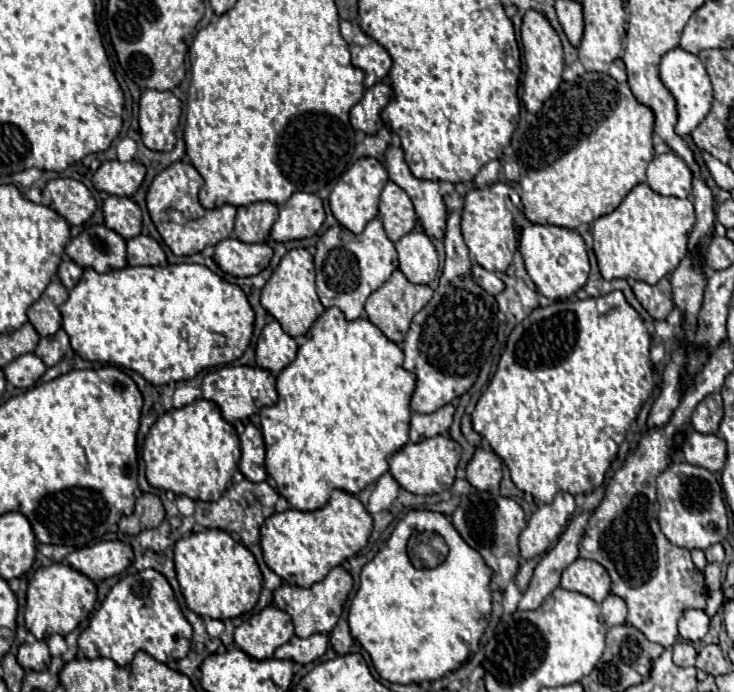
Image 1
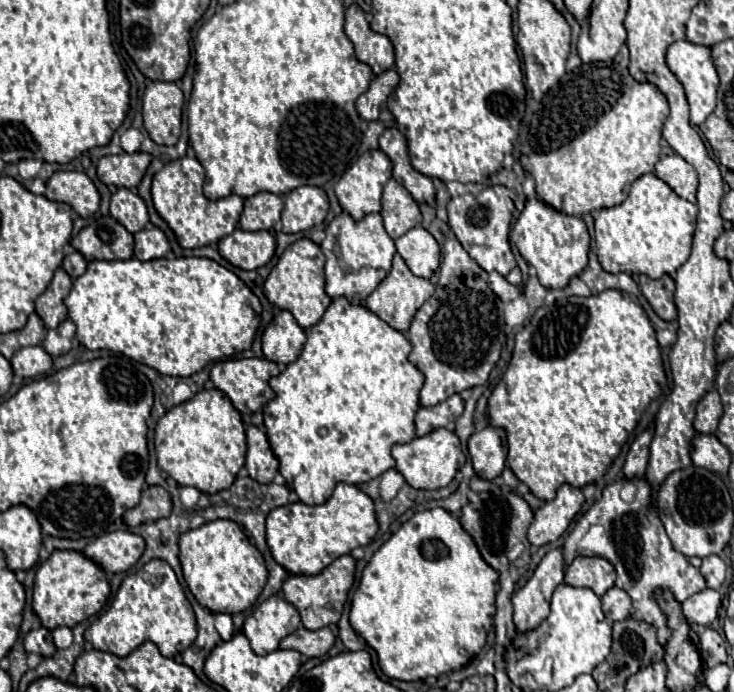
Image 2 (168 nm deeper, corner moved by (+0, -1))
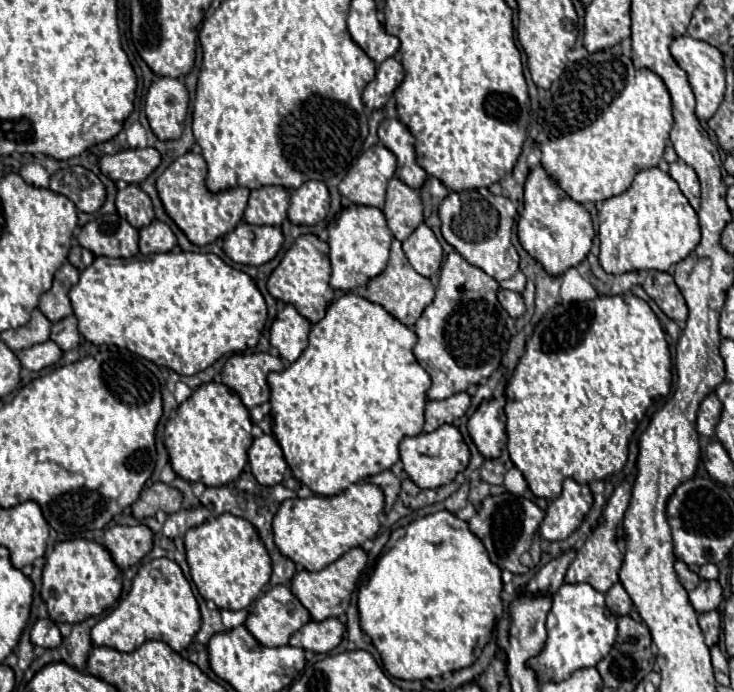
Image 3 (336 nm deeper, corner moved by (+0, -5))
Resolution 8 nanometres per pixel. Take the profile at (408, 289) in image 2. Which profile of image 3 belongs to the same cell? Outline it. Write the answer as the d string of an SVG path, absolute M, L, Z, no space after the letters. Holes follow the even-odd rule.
M392 241L392 249L390 249L390 261L388 267L384 269L382 275L374 277L368 281L364 297L376 305L382 305L392 317L396 317L400 323L404 323L406 327L414 327L416 319L422 315L422 311L432 303L434 299L434 285L430 283L428 277L418 275L412 265L408 263L400 241Z

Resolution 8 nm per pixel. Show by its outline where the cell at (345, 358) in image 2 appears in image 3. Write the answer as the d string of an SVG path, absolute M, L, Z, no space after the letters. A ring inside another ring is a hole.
M346 293L336 299L324 319L312 327L304 353L288 369L268 375L274 419L272 433L298 483L320 497L338 495L350 485L390 469L400 459L398 443L406 435L416 437L422 433L430 377L414 359L414 345L414 331L388 315L380 305L356 293Z

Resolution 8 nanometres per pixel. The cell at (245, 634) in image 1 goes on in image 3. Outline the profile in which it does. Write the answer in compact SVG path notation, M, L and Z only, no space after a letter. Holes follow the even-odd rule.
M270 587L254 605L246 619L246 629L264 647L286 645L290 635L310 621L310 613L290 593L288 587Z

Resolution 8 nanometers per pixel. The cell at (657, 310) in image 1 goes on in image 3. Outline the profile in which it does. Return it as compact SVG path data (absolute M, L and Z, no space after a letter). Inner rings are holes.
M648 271L642 281L644 291L648 293L650 299L676 323L684 323L688 317L686 301L680 295L674 277L670 273L660 273L660 271Z

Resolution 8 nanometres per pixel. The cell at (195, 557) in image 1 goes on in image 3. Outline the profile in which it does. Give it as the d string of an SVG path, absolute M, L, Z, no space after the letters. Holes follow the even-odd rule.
M222 513L220 517L208 521L204 525L188 529L188 533L184 537L184 545L186 545L186 561L190 565L190 575L192 575L192 581L198 589L198 593L206 601L208 599L214 601L218 609L230 609L230 611L248 609L260 597L260 593L266 589L266 585L270 581L270 571L272 571L270 557L260 541L256 529L246 519L234 517L230 513Z

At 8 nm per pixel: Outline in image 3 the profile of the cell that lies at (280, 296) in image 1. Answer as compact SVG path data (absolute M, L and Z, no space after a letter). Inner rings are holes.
M300 235L294 241L294 245L286 251L280 265L272 271L268 279L268 293L278 301L294 305L296 311L310 323L318 323L326 315L326 309L334 297L334 291L328 281L330 281L328 243L320 241L316 235Z

